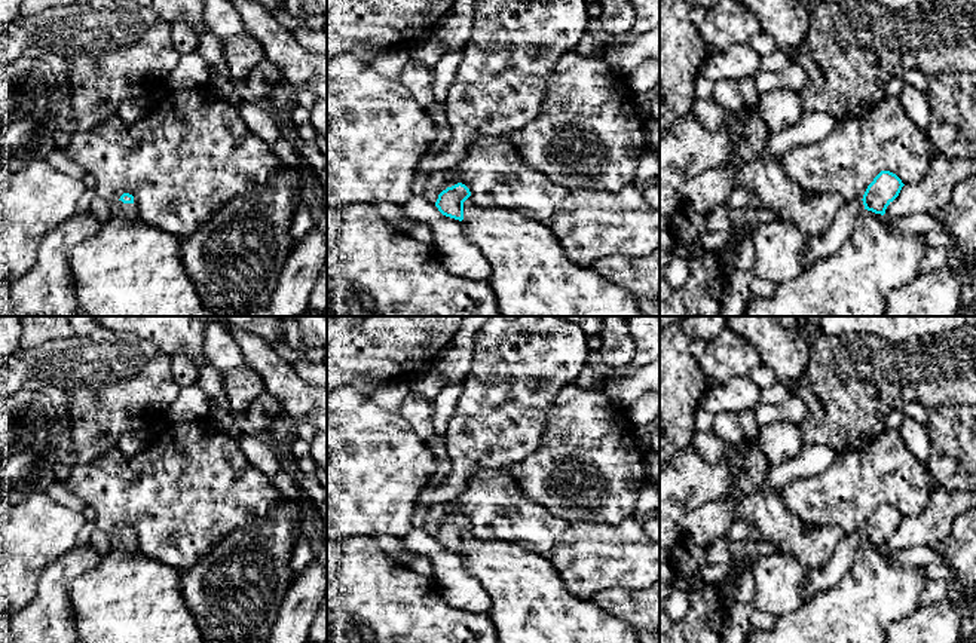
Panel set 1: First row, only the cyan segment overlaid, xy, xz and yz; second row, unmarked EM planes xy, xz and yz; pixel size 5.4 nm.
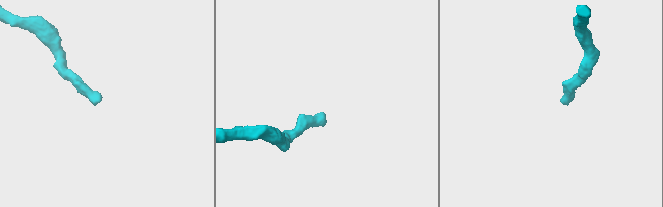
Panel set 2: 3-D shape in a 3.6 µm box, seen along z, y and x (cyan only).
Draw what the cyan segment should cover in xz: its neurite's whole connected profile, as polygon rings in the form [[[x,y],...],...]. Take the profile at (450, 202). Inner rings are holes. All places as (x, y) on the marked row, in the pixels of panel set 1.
[[[458,183],[452,187],[447,187],[438,195],[435,206],[438,211],[450,218],[463,220],[463,202],[471,196],[469,189]]]

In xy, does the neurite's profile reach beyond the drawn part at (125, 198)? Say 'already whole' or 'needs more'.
needs more

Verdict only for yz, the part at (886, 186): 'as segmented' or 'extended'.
extended

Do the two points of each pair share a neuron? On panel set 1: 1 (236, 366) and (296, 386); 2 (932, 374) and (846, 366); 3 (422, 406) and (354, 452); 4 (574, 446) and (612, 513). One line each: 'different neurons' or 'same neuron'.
1: different neurons
2: same neuron
3: different neurons
4: same neuron

